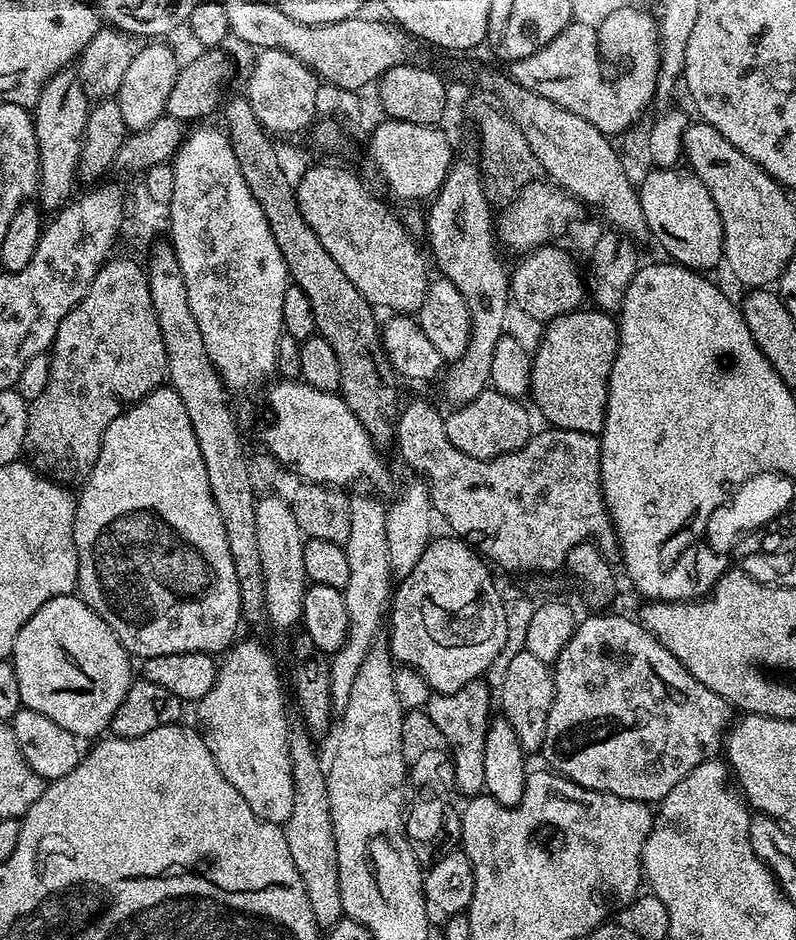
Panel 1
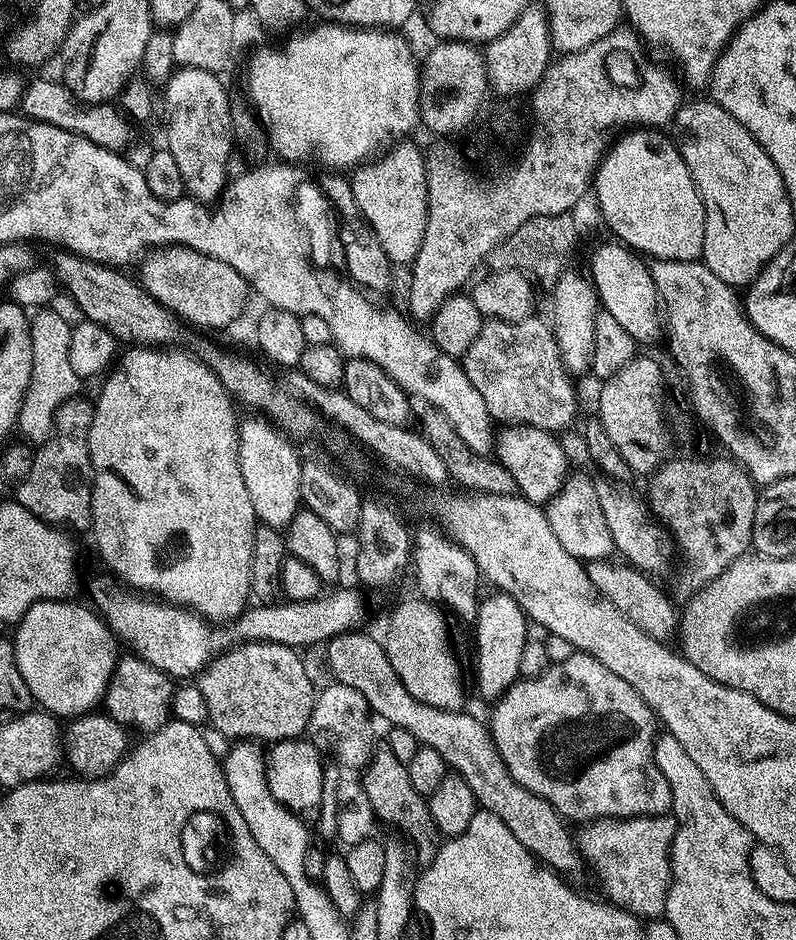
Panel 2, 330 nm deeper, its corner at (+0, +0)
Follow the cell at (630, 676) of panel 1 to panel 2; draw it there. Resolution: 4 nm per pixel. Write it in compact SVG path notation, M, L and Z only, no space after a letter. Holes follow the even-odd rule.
M575 651L566 661L553 663L542 675L517 680L511 688L505 690L499 700L495 701L493 708L496 709L492 712L492 720L490 719L490 731L492 741L502 754L502 762L506 762L510 774L523 788L538 794L538 798L546 798L546 802L553 804L565 820L569 822L575 822L575 820L596 822L601 818L630 820L636 816L663 816L671 809L670 782L666 782L666 778L662 778L662 770L658 770L656 759L652 753L654 731L652 732L648 723L653 723L653 713L645 704L644 699L634 690L634 686L630 686L630 682L622 682L622 678L618 678L618 674L614 674L614 670L606 670L606 666L602 666L602 662L598 662L593 656ZM624 724L632 724L632 736L626 737L625 740Z

